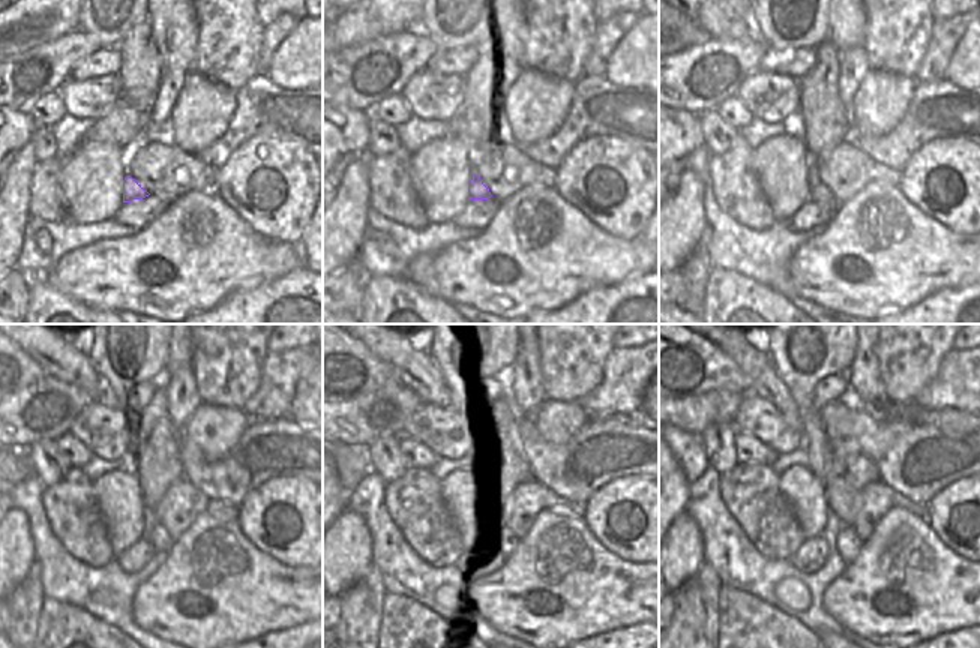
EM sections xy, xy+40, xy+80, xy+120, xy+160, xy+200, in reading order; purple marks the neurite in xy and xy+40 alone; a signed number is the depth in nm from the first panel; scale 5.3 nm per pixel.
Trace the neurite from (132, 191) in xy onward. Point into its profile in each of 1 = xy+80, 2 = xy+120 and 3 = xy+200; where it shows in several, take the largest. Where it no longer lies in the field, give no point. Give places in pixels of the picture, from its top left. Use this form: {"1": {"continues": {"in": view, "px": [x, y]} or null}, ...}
{"1": {"continues": {"in": "xy+80", "px": [820, 194]}}, "2": {"continues": {"in": "xy+120", "px": [153, 531]}}, "3": {"continues": {"in": "xy+200", "px": [836, 534]}}}

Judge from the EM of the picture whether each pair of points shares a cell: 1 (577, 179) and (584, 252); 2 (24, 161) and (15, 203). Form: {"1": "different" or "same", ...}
{"1": "different", "2": "same"}

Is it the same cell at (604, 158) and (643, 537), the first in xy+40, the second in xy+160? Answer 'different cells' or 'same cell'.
same cell

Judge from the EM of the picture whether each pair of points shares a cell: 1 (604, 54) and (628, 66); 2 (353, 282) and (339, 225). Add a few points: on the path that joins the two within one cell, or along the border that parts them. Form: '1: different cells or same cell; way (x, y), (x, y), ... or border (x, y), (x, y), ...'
1: different cells; border (629, 29), (613, 51), (607, 71), (602, 75)
2: different cells; border (348, 266), (338, 272)

